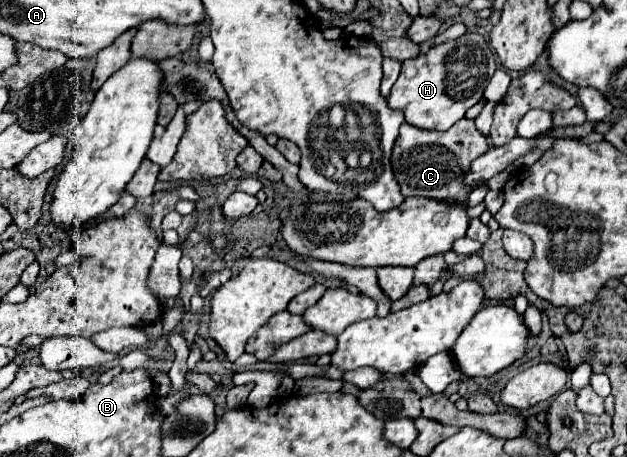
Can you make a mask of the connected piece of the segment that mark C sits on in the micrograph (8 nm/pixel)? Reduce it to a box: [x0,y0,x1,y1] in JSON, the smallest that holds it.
[391,119,487,201]

